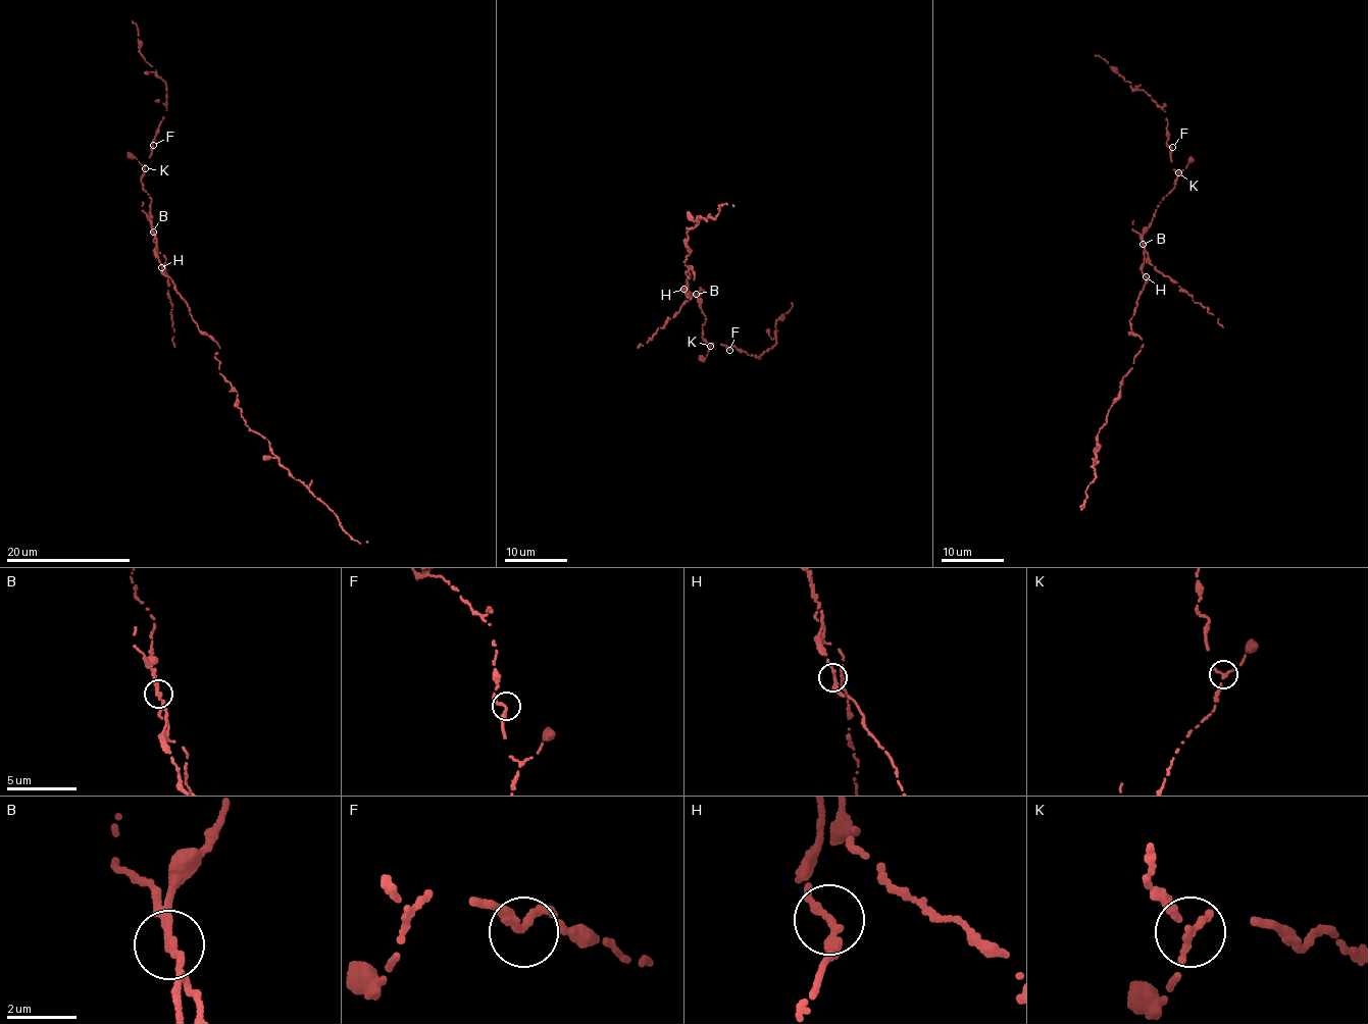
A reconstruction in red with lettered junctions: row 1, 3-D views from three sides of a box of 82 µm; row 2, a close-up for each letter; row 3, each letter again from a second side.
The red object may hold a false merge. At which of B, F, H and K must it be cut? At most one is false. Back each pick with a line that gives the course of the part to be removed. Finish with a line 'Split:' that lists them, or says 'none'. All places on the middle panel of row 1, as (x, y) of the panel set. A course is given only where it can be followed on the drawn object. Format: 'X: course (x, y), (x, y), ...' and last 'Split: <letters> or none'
B: course (695, 295), (689, 297), (690, 299), (663, 327), (659, 326), (652, 338), (637, 347)
Split: B

